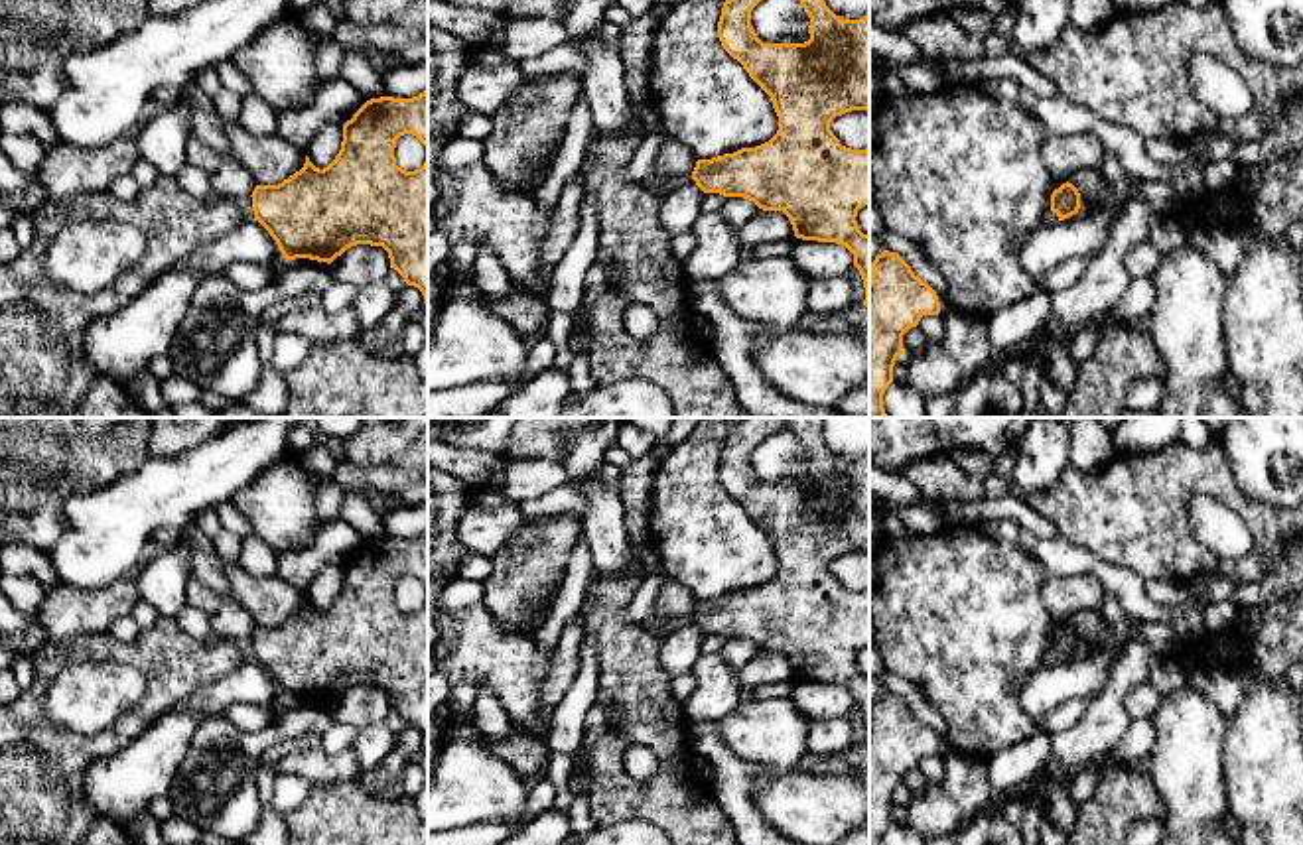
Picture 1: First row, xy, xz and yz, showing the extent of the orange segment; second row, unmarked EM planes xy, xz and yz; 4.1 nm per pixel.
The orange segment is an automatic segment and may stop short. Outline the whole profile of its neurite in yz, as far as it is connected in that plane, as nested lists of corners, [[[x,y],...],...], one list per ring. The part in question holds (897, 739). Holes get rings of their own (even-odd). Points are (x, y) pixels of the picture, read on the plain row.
[[[883,691],[871,703],[869,721],[869,845],[883,845],[893,823],[903,776],[923,756],[938,756],[936,733],[895,693]]]

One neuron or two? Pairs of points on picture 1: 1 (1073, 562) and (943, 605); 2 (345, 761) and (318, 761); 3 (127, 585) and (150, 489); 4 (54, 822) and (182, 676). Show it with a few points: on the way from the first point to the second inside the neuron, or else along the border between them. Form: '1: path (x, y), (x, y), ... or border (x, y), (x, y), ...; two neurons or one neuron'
1: border (1029, 552), (1045, 572); two neurons
2: path (340, 763), (324, 763); one neuron
3: border (131, 574), (103, 587), (83, 587); two neurons
4: path (54, 780), (83, 751), (113, 741), (140, 717); one neuron

